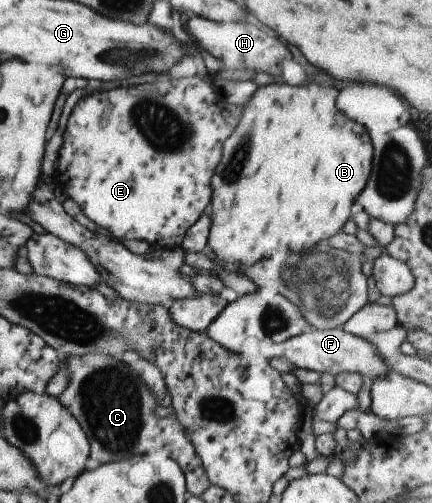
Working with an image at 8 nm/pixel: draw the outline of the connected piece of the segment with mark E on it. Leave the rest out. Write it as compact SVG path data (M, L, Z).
M203 72L196 77L186 79L166 79L166 81L152 81L152 83L140 83L134 87L118 87L112 91L94 92L80 98L72 109L65 132L63 135L62 147L60 147L60 163L54 171L54 179L59 184L64 195L73 199L84 211L91 223L104 227L110 231L116 241L140 240L146 241L154 249L175 249L180 248L184 236L189 227L192 227L200 215L204 214L210 207L212 176L222 157L222 145L232 135L234 128L230 127L222 113L226 103L223 101L222 93L217 86L204 81Z

